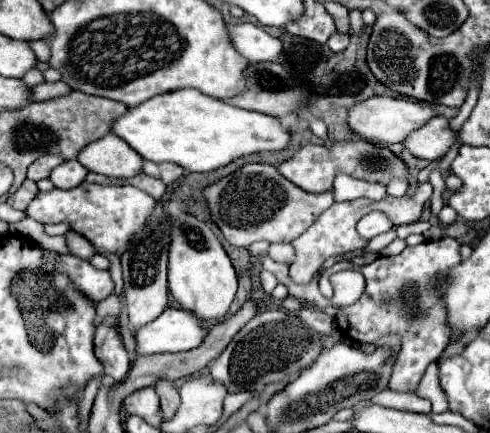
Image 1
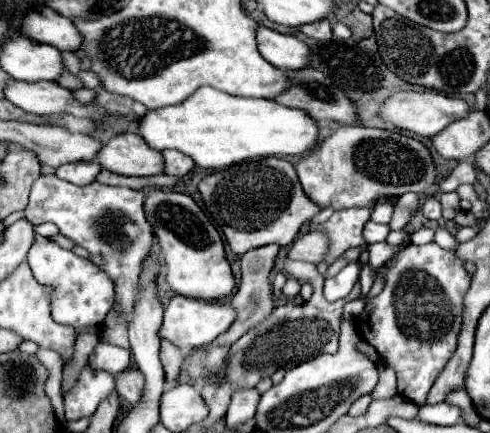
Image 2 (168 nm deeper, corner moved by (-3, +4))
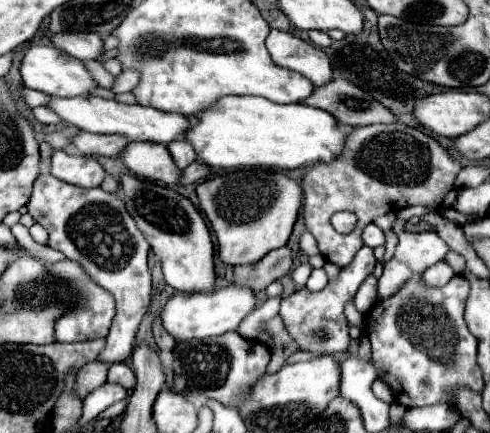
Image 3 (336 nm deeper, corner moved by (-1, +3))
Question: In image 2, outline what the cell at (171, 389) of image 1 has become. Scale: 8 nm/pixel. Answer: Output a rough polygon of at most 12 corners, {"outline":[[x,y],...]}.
{"outline":[[167,340],[161,342],[165,380],[179,378],[185,356]]}

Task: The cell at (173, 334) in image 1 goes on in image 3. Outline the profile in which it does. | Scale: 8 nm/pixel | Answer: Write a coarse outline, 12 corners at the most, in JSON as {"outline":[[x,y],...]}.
{"outline":[[249,287],[173,295],[161,319],[177,339],[235,331],[255,309]]}

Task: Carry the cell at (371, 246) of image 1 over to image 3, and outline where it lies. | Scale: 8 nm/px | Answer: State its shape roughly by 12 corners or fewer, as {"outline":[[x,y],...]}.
{"outline":[[313,269],[307,289],[321,291],[327,285],[325,269]]}

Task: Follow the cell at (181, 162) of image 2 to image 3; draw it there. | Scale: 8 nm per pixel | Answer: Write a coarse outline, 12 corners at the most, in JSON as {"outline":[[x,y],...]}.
{"outline":[[183,139],[169,143],[179,169],[197,159],[193,145]]}

